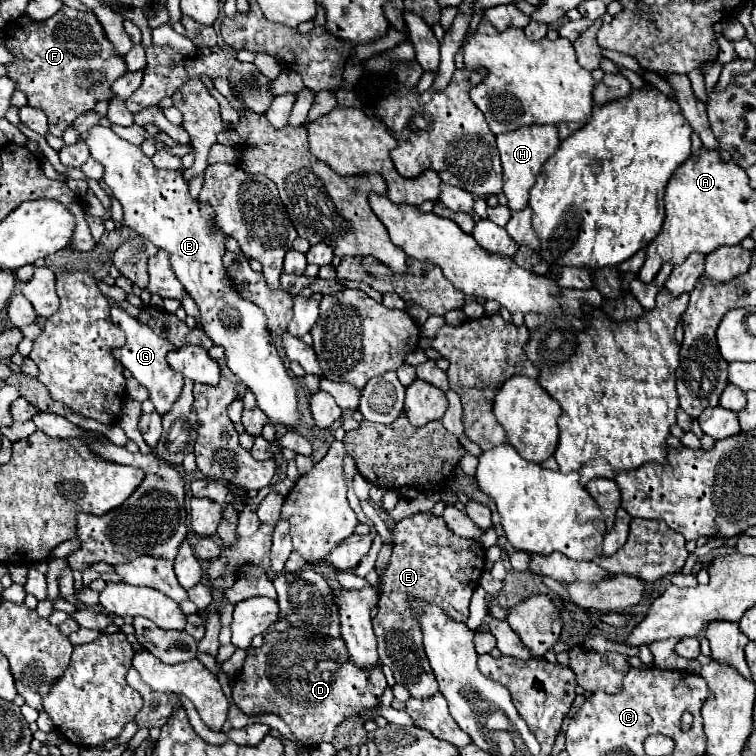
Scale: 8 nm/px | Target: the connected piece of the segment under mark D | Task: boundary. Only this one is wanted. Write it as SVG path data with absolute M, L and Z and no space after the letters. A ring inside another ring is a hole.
M286 629L286 631L268 631L264 635L264 645L260 649L248 649L246 651L246 659L242 665L242 671L238 673L236 681L234 681L234 689L232 689L232 699L234 703L240 707L242 713L246 715L262 715L262 713L274 713L278 717L284 719L284 723L290 727L292 735L306 747L314 747L318 743L330 743L334 739L334 729L348 717L358 715L360 709L374 709L380 703L380 697L386 689L386 677L382 673L382 667L378 665L378 669L358 669L358 665L354 665L354 661L350 661L350 655L346 653L346 645L342 641L342 637L318 637L316 633L306 633L304 629Z

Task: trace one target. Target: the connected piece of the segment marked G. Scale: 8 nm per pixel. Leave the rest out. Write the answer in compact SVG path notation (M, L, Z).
M112 305L110 307L110 319L114 325L118 325L124 333L126 333L126 343L120 349L114 349L114 357L132 373L132 377L144 385L150 391L150 401L154 403L156 411L160 415L168 413L172 403L178 399L180 391L182 391L182 375L174 369L170 369L170 365L166 363L166 353L174 349L174 345L170 345L170 341L158 337L152 329L148 329L148 325L140 323L136 317L128 315L120 305Z

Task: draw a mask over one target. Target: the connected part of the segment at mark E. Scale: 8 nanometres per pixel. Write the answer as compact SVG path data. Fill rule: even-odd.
M414 513L394 529L394 549L388 569L380 577L380 599L378 615L372 619L374 633L378 639L378 657L382 665L388 665L412 697L428 699L438 693L434 671L430 669L428 657L422 645L422 631L418 629L418 617L412 601L426 601L442 607L450 619L466 621L468 603L482 577L486 563L484 547L480 541L464 539L454 535L442 517L426 513Z

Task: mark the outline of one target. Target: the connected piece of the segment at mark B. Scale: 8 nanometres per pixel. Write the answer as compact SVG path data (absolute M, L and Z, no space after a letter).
M94 125L86 145L90 147L92 157L104 165L102 179L122 205L124 225L168 253L172 271L200 309L202 331L214 341L214 345L224 347L230 371L256 395L258 407L272 423L294 427L300 419L294 383L266 329L266 315L258 305L240 297L232 287L222 263L226 245L224 233L214 221L214 209L190 197L182 171L156 169L140 147L120 139L110 127Z

